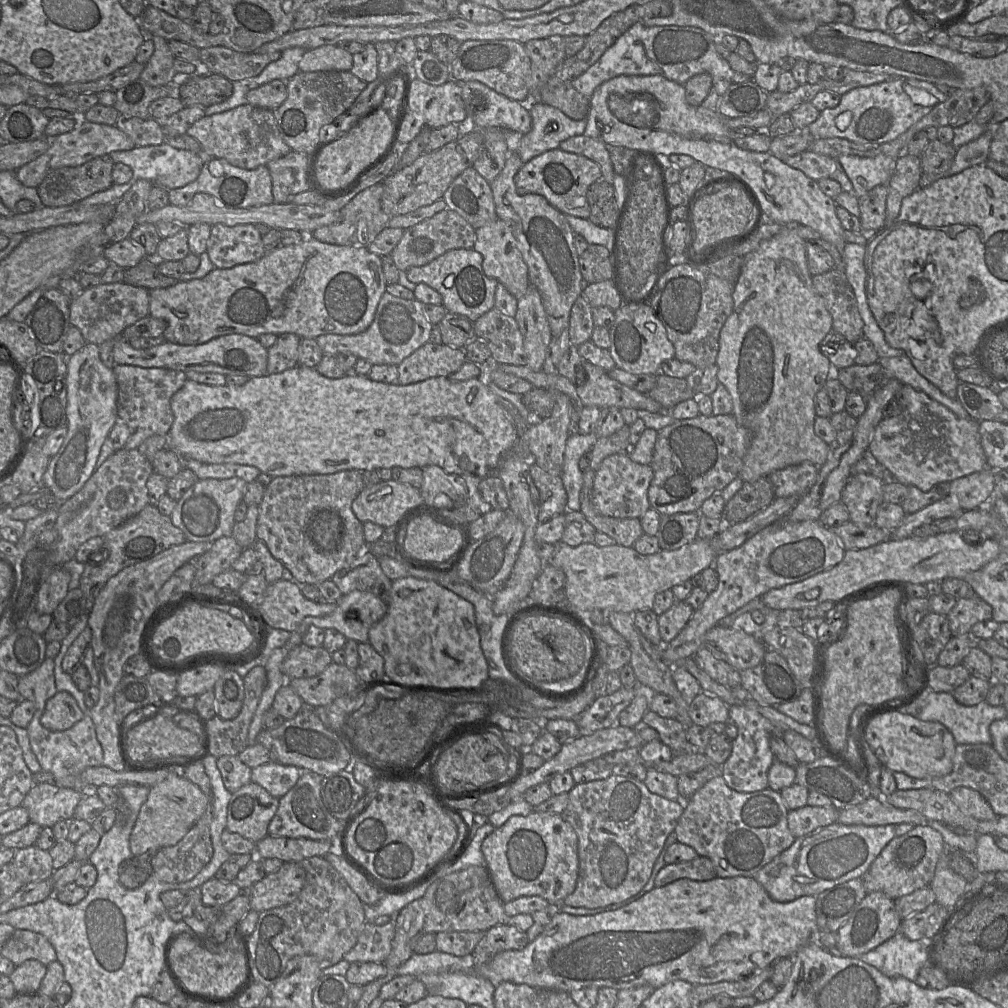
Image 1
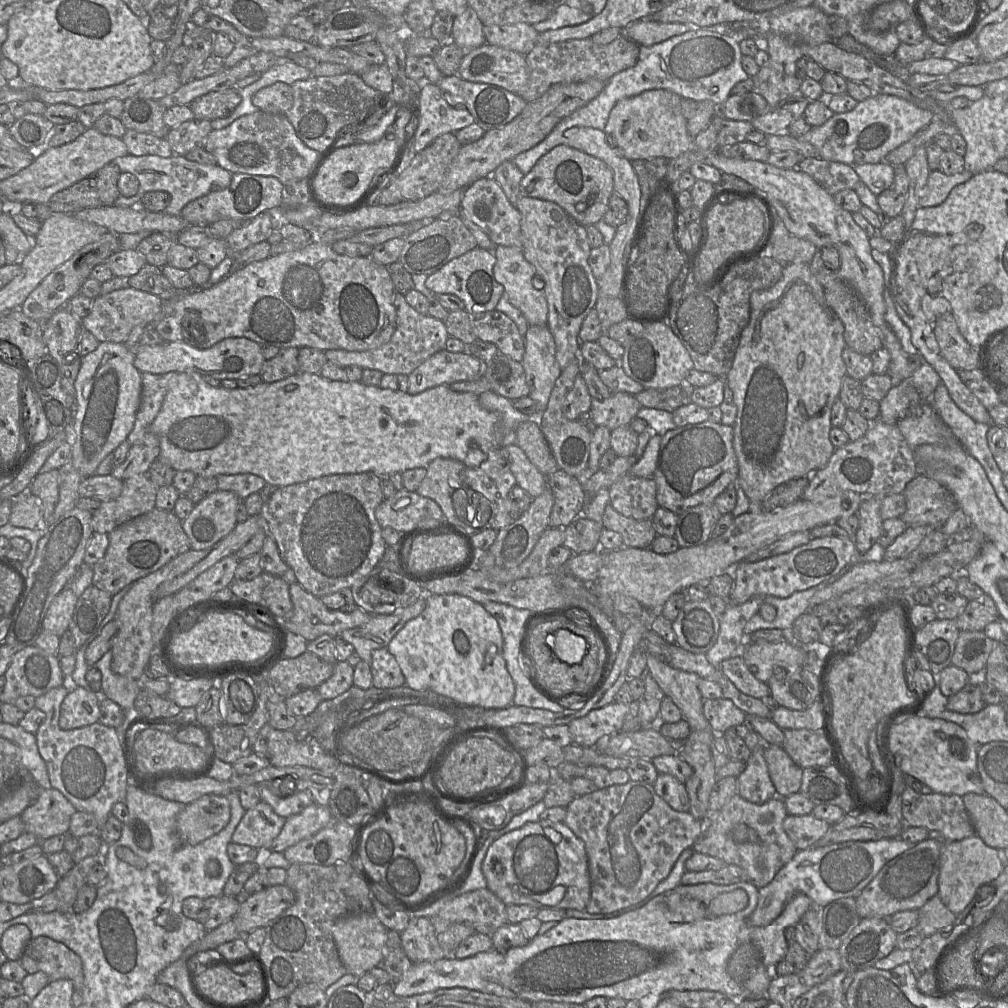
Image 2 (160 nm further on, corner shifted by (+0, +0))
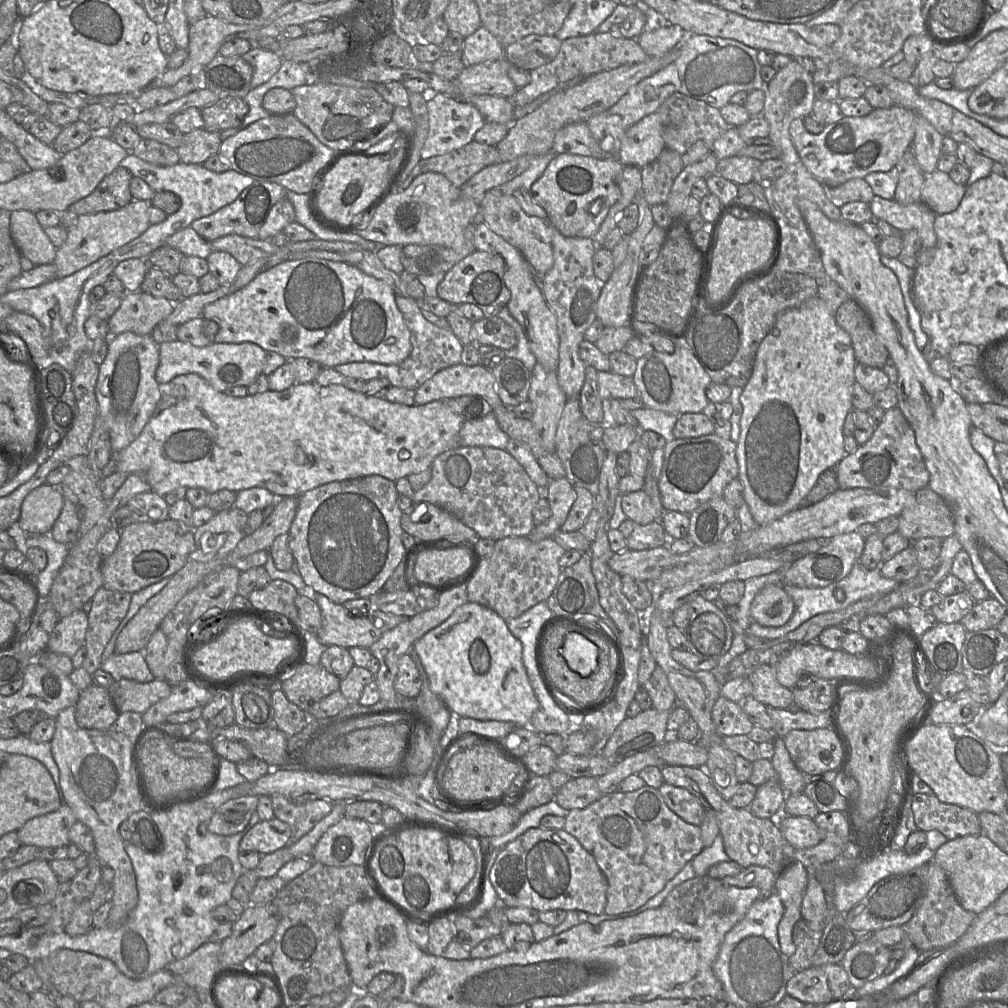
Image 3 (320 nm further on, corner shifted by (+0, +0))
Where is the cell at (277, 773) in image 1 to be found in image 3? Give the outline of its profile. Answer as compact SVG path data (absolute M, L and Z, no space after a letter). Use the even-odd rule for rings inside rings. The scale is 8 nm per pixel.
M273 794L270 798L274 816L290 827L291 842L306 835L331 812L334 805L334 802L324 798L311 798L301 804L292 803L281 794Z

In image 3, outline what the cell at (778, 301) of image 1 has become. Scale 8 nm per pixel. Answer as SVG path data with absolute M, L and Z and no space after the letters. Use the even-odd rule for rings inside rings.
M820 297L810 298L800 306L787 309L777 316L774 327L759 345L751 377L740 395L743 413L740 419L741 431L736 448L736 459L739 466L738 478L743 484L744 501L748 505L756 524L767 524L799 508L821 473L829 468L836 467L848 454L844 448L843 425L847 414L851 410L856 410L852 405L852 389L856 383L854 374L856 364L850 335L837 324L834 315Z

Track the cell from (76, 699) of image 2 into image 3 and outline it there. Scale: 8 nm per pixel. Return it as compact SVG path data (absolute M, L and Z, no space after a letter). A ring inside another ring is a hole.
M95 685L80 691L74 708L76 723L86 729L110 729L119 715L108 689Z

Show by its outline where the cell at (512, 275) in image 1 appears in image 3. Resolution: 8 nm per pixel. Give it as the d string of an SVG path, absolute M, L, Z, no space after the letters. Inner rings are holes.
M512 267L506 268L503 277L511 293L507 308L521 325L537 363L541 364L548 371L557 372L559 364L557 319L540 289L540 280L538 281L534 273L529 269Z

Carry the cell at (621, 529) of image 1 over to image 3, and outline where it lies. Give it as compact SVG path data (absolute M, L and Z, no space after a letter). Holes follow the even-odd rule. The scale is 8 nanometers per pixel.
M626 519L618 527L623 534L629 550L646 550L663 545L670 541L662 523L657 520L647 525L640 525L630 519Z

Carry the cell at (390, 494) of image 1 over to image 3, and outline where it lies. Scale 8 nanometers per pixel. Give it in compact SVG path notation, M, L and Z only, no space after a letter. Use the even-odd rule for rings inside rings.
M414 502L403 511L401 527L416 539L458 538L475 543L480 537L450 512L429 502Z

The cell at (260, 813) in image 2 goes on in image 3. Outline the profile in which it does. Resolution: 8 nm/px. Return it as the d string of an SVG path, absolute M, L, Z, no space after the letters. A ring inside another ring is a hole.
M277 819L261 820L241 839L240 849L256 851L261 855L272 853L291 842L291 830L288 824Z

